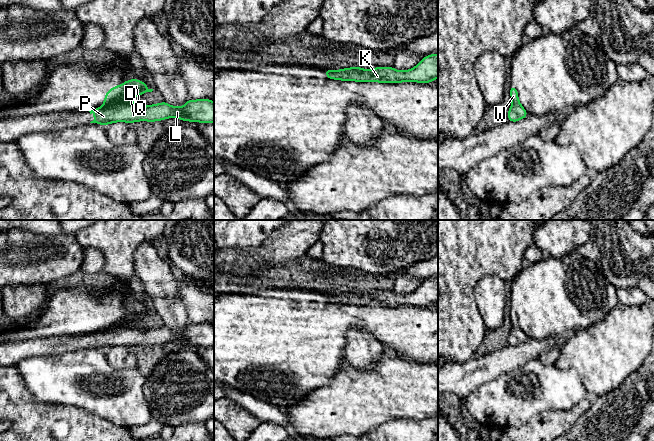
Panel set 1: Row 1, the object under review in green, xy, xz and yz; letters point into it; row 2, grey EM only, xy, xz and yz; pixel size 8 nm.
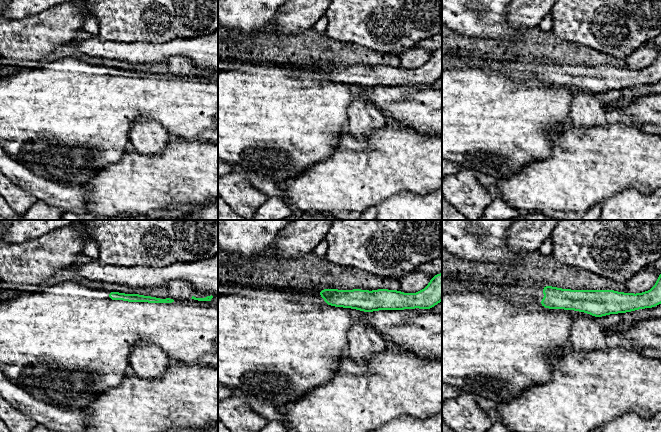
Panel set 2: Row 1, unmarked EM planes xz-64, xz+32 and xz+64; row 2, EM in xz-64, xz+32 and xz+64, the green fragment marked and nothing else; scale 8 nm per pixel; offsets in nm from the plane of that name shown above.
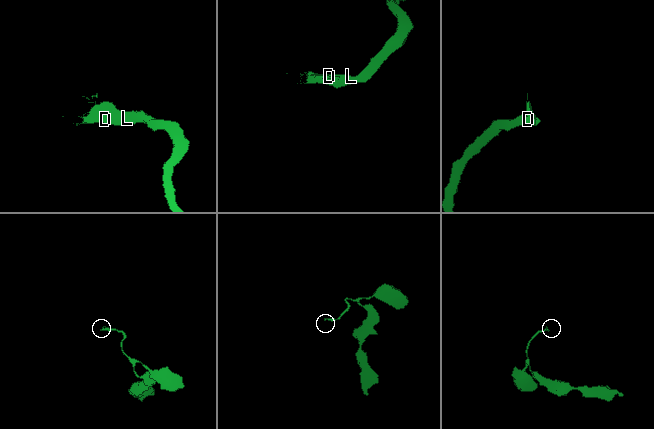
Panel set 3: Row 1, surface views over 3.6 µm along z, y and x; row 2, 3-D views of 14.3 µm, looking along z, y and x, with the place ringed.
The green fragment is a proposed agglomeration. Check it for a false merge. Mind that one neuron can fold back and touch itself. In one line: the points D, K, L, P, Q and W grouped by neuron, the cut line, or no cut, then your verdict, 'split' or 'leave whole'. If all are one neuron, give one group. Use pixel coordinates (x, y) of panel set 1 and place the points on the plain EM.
D K L P Q W | no cut | leave whole

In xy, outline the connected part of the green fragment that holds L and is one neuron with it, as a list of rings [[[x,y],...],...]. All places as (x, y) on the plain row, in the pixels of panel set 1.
[[[130,303],[123,308],[111,312],[105,319],[104,328],[94,334],[89,334],[90,338],[94,337],[95,342],[90,347],[108,349],[114,346],[128,346],[132,348],[137,345],[159,345],[167,342],[177,341],[183,346],[187,344],[191,346],[212,347],[214,346],[214,326],[210,323],[189,323],[182,331],[174,331],[169,329],[165,325],[159,328],[140,330],[136,327],[129,328],[130,323],[135,323],[136,320],[140,320],[146,316],[152,316],[153,313],[148,313],[146,307],[138,303]]]

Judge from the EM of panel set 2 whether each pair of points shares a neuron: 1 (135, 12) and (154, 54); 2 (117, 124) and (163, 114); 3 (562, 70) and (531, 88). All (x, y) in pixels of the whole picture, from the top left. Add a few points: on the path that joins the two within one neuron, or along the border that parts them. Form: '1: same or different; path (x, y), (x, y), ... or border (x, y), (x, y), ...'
1: different; border (171, 39), (165, 42), (124, 41)
2: same; path (127, 112), (132, 107), (151, 107)
3: different; border (518, 82), (537, 78), (545, 83), (565, 85)

